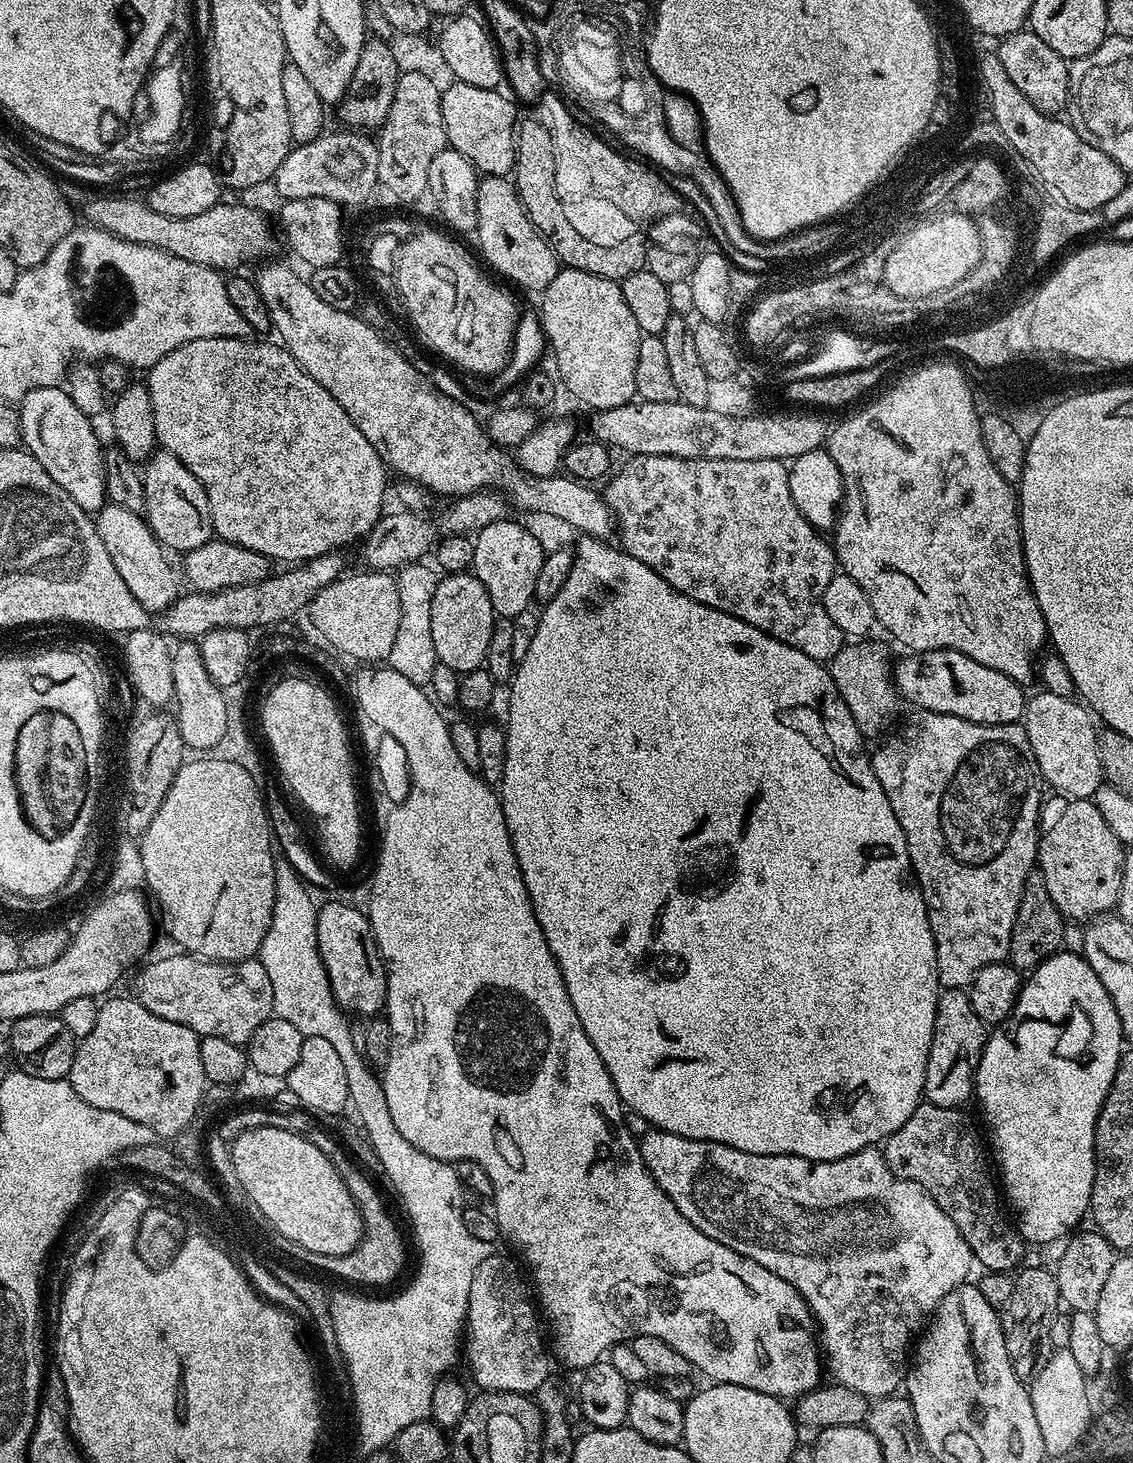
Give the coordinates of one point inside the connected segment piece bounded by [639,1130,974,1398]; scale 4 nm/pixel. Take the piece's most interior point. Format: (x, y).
(872, 1255)

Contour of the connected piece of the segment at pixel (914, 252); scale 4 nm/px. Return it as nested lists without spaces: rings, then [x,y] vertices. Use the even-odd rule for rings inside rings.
[[[957,214],[939,215],[932,223],[928,224],[926,230],[914,232],[892,252],[892,260],[888,260],[888,284],[892,284],[893,294],[902,298],[918,299],[927,296],[936,298],[955,288],[958,282],[966,278],[974,270],[980,258],[979,230],[971,216],[960,216]]]

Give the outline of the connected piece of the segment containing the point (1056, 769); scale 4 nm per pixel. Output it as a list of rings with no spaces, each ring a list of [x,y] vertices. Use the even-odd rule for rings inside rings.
[[[1043,690],[1037,692],[1037,696],[1027,697],[1022,723],[1043,783],[1057,788],[1061,797],[1089,799],[1098,786],[1105,783],[1102,762],[1098,758],[1098,728],[1093,713],[1079,699],[1058,698],[1058,694]]]

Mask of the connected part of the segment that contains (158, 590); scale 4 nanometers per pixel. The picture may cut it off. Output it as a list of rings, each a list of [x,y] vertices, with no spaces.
[[[108,502],[95,513],[94,523],[98,538],[102,538],[102,546],[106,546],[106,554],[114,558],[114,570],[122,574],[122,582],[126,582],[130,594],[134,594],[134,598],[138,598],[138,602],[142,602],[148,612],[165,612],[181,595],[182,589],[176,585],[176,576],[172,573],[171,562],[168,561],[169,553],[160,539],[152,533],[147,519],[141,513],[134,513],[133,510]]]

